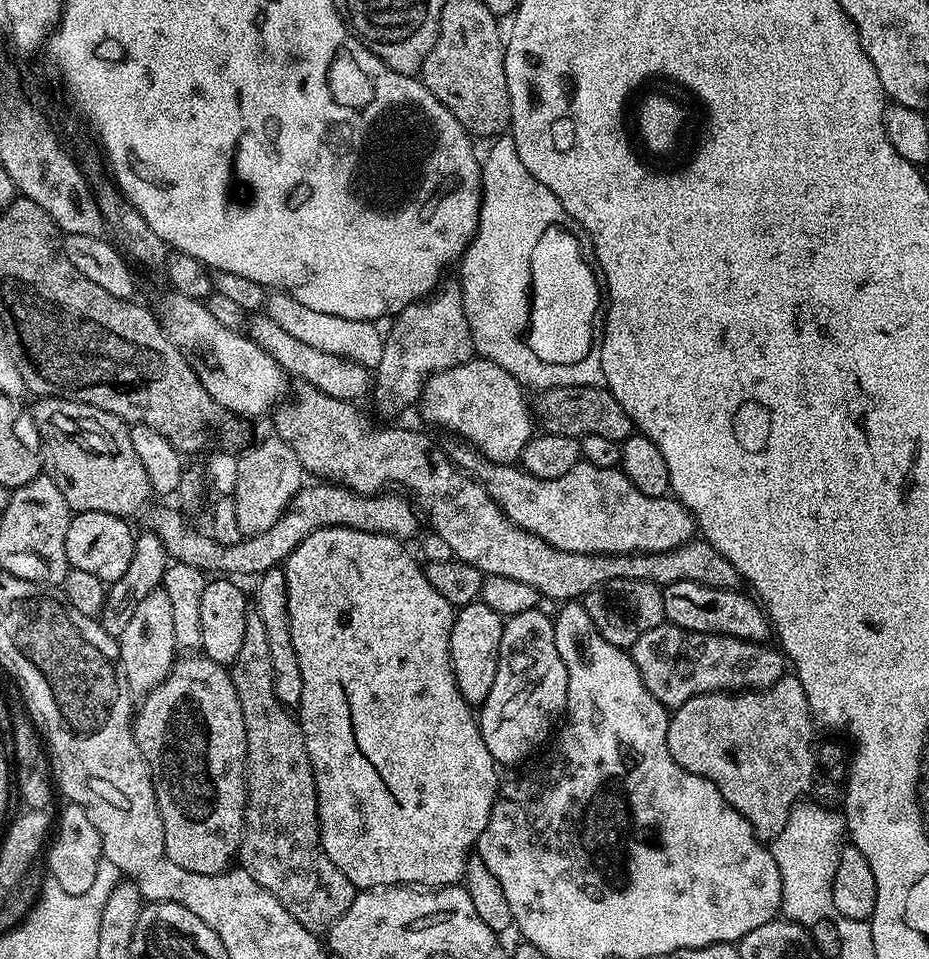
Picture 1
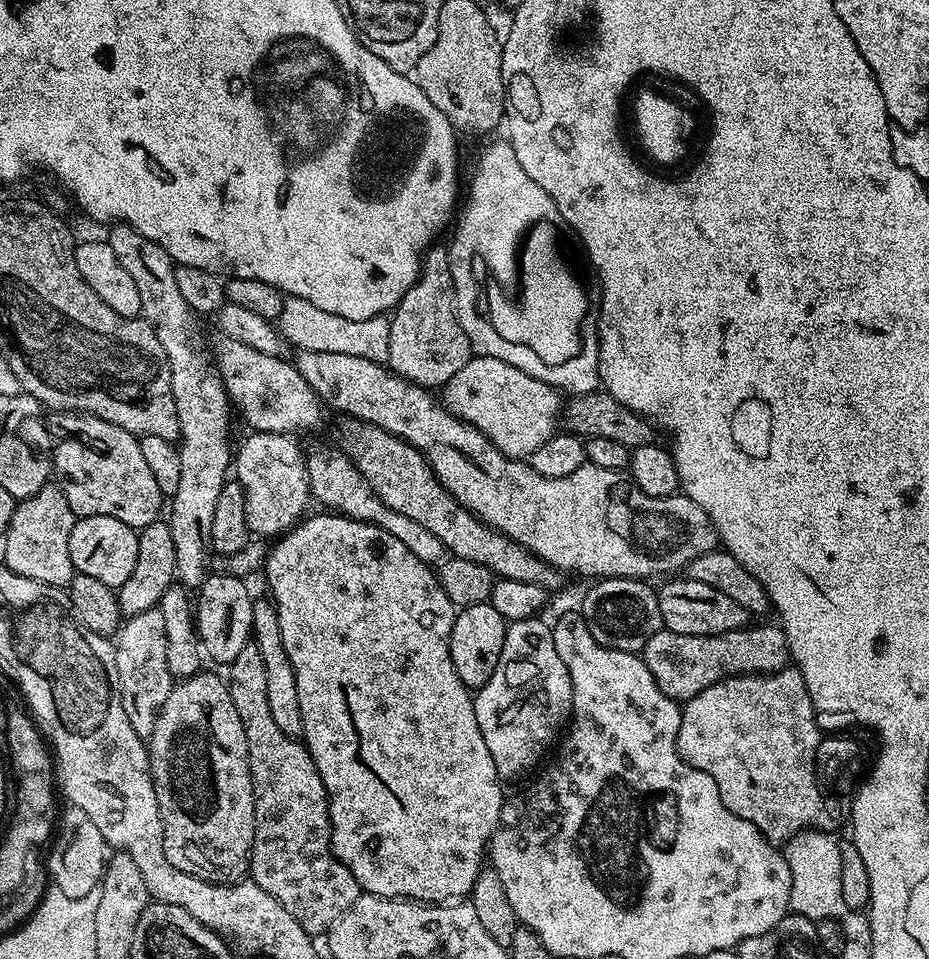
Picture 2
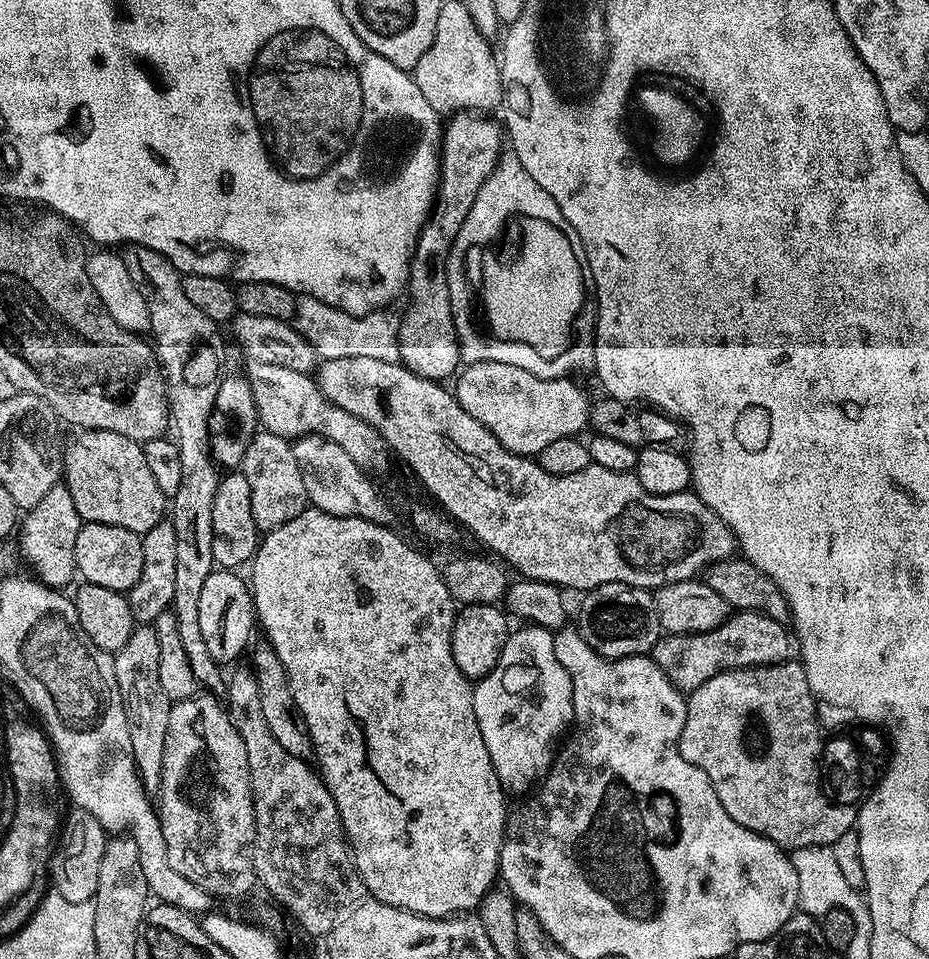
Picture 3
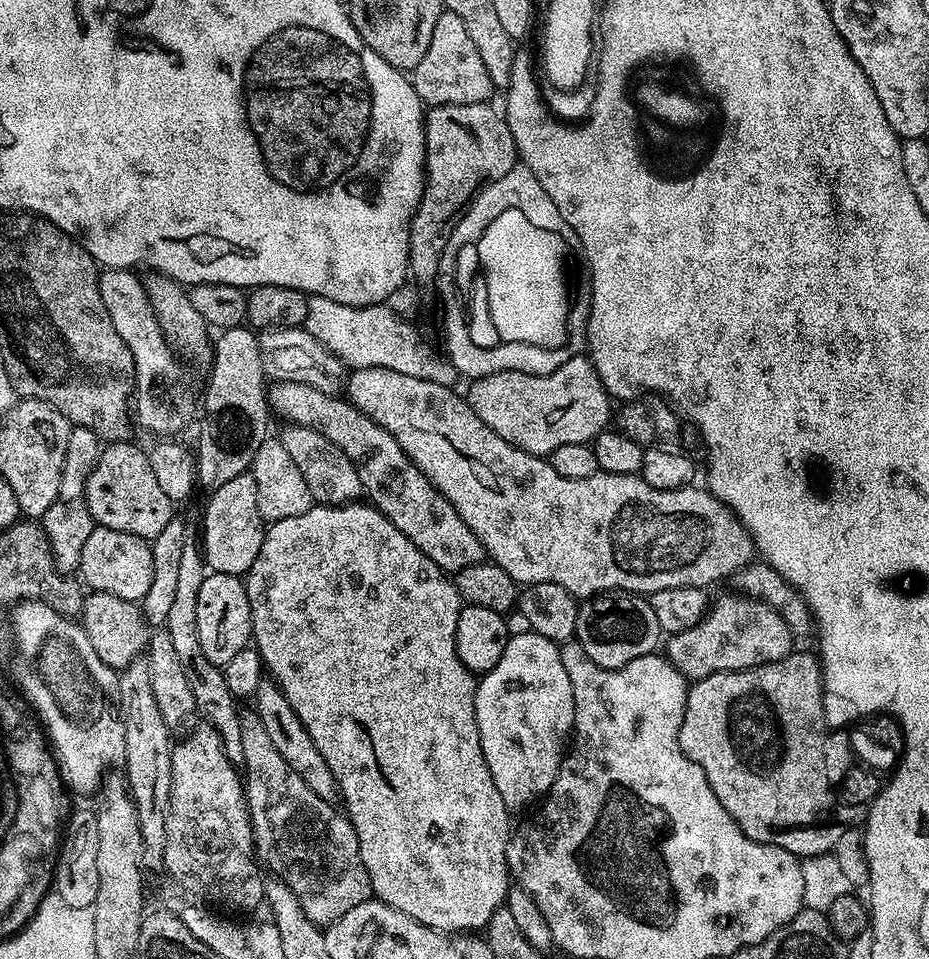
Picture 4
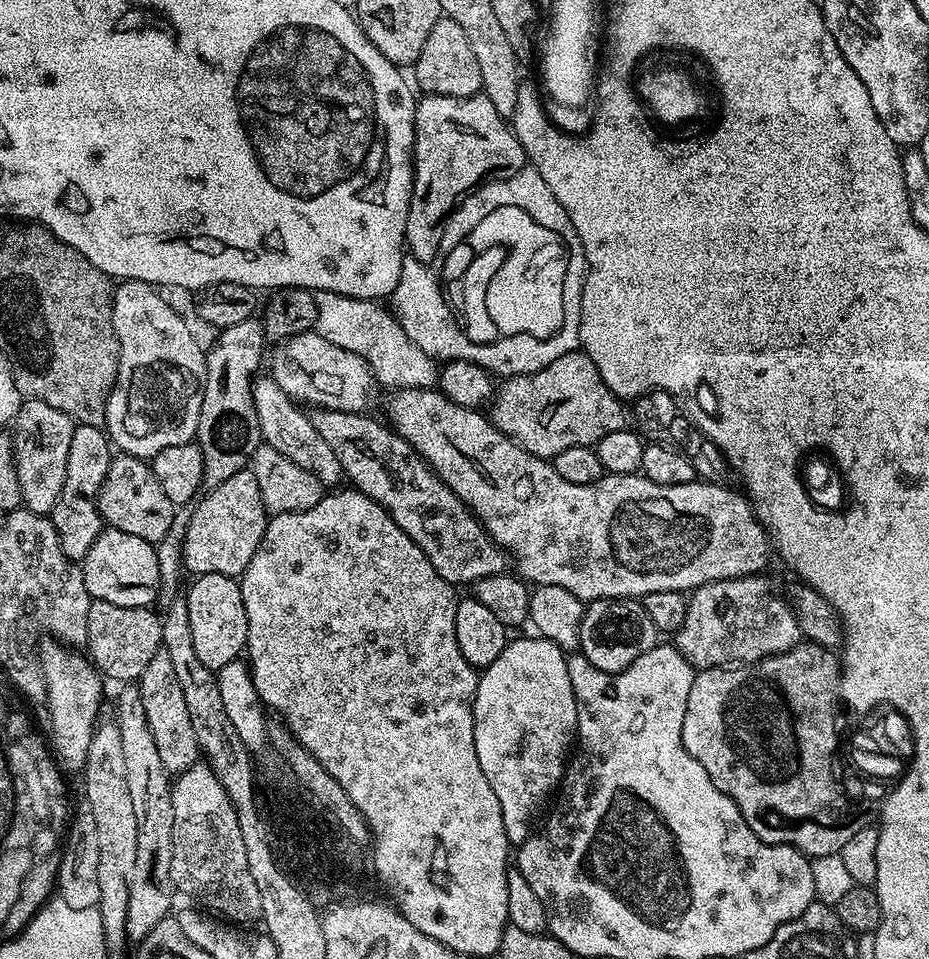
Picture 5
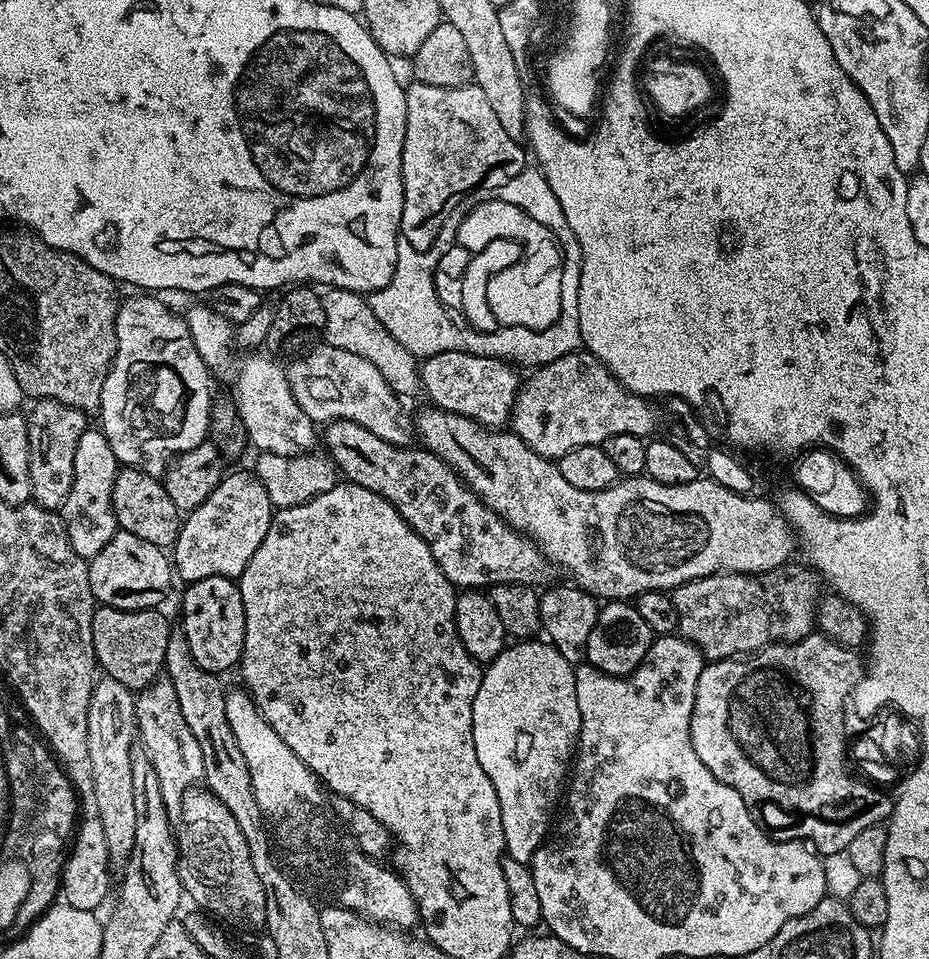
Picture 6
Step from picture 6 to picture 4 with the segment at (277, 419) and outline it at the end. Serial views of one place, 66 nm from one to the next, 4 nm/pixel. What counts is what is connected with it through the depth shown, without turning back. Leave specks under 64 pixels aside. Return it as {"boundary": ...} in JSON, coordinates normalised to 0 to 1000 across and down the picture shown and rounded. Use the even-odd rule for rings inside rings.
{"boundary":[[[307,441],[305,445],[299,452],[304,469],[308,469],[316,486],[325,490],[325,498],[329,498],[329,507],[334,507],[334,515],[340,526],[377,526],[389,520],[392,508],[382,486],[368,468],[337,446],[312,441]]]}

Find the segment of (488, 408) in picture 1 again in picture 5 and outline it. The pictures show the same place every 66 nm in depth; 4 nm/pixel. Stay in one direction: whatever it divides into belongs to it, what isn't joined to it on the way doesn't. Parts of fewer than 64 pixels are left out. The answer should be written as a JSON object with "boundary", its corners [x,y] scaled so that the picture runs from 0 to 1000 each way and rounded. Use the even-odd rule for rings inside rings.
{"boundary":[[[626,365],[605,369],[572,391],[548,392],[539,400],[527,421],[527,437],[559,467],[576,475],[593,478],[614,465],[640,465],[652,453],[678,442],[673,418],[648,398],[644,382]]]}

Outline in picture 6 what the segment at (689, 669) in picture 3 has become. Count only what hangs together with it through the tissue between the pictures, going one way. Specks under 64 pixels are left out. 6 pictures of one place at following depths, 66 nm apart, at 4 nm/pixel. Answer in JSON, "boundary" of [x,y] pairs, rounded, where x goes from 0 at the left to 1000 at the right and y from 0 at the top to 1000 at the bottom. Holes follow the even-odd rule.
{"boundary":[[[849,586],[828,596],[813,599],[771,596],[722,614],[721,620],[730,636],[731,662],[744,669],[762,690],[797,686],[802,682],[813,682],[829,672],[851,672],[875,662],[879,633],[885,625],[885,605],[873,591],[857,587]]]}

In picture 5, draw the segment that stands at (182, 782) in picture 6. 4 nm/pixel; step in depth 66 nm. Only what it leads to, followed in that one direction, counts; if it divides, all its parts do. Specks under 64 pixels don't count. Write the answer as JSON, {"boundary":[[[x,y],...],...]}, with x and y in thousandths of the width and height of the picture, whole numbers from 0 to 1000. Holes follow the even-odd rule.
{"boundary":[[[173,678],[166,682],[161,694],[151,704],[149,710],[151,735],[157,740],[157,751],[161,757],[161,765],[166,765],[166,774],[170,777],[170,786],[174,789],[174,799],[182,807],[199,805],[205,798],[212,796],[213,777],[209,757],[205,753],[205,740],[200,740],[200,727],[196,724],[196,714],[192,712],[192,703],[187,703],[187,693],[183,690],[183,682]]]}

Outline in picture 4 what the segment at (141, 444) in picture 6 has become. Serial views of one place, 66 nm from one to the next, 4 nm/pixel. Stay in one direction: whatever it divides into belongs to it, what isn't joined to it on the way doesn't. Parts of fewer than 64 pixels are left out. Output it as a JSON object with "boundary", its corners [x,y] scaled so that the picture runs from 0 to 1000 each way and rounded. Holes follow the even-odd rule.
{"boundary":[[[112,279],[107,285],[105,302],[110,307],[114,327],[118,327],[118,336],[123,340],[123,344],[127,344],[131,357],[142,370],[141,387],[146,388],[146,442],[155,450],[165,450],[168,457],[181,457],[189,453],[185,450],[196,449],[198,441],[206,434],[208,437],[207,409],[202,406],[201,398],[198,397],[197,382],[199,383],[199,381],[182,359],[181,351],[178,350],[170,332],[161,319],[161,311],[157,311],[154,291],[150,287],[145,288],[146,286],[145,283],[137,279]]]}

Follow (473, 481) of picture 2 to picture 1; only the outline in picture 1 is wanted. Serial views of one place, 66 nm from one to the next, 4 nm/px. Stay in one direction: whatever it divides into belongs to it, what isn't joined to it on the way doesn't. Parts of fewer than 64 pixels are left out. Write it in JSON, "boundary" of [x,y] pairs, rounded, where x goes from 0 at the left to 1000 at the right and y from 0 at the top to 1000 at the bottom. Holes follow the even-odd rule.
{"boundary":[[[271,327],[266,331],[265,349],[282,365],[286,365],[286,369],[291,369],[291,373],[295,373],[295,377],[299,377],[299,382],[304,382],[304,386],[311,393],[320,392],[320,397],[333,400],[335,405],[341,405],[343,409],[353,411],[355,415],[388,419],[391,413],[393,416],[397,412],[403,399],[402,389],[397,385],[369,371],[332,361],[323,353],[318,353],[315,349],[308,348],[308,345],[286,327]],[[491,461],[491,464],[484,467],[484,479],[492,488],[507,494],[520,505],[527,519],[532,519],[532,523],[549,540],[549,544],[592,565],[592,569],[606,576],[640,580],[719,576],[745,563],[751,555],[748,542],[731,521],[719,517],[691,515],[691,511],[687,511],[687,507],[682,507],[682,503],[678,503],[678,498],[674,498],[667,488],[649,488],[625,482],[618,486],[618,490],[609,490],[605,498],[584,501],[575,498],[555,484],[530,484],[503,461]]]}

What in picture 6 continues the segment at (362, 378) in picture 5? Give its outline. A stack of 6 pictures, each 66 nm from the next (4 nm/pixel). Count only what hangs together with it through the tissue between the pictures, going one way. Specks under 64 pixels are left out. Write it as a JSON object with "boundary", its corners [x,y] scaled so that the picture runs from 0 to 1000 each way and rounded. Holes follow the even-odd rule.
{"boundary":[[[349,357],[311,380],[307,388],[313,410],[337,441],[381,439],[422,464],[440,466],[445,462],[446,448],[433,428],[432,416],[419,405],[409,386],[394,373]]]}

